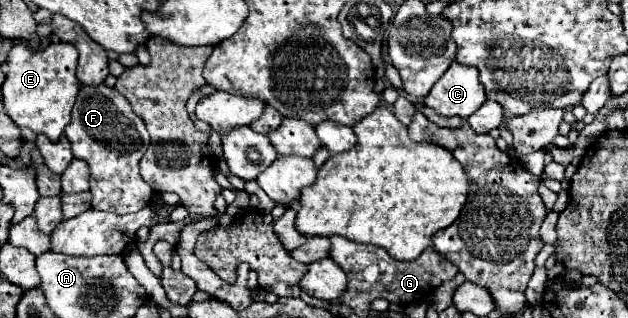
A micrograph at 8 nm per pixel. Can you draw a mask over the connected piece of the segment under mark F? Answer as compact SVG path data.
M105 84L81 86L73 106L73 120L65 128L75 158L81 158L91 168L91 206L105 212L129 214L153 200L151 186L139 174L139 160L149 146L149 134L143 120L133 114L131 104L115 88Z

